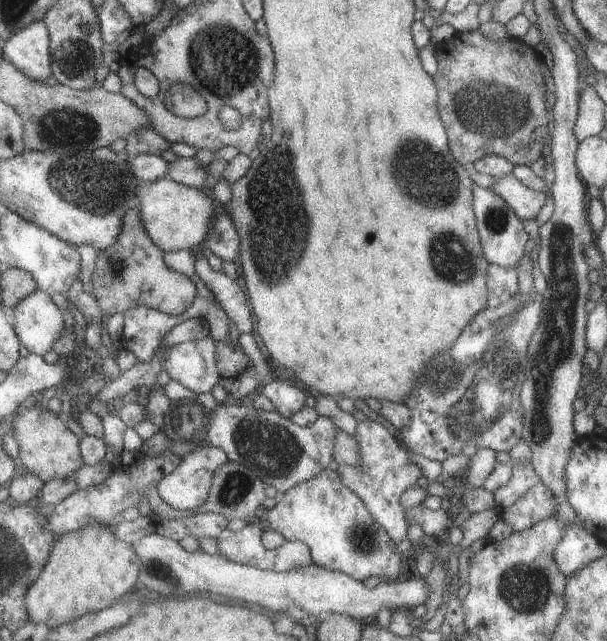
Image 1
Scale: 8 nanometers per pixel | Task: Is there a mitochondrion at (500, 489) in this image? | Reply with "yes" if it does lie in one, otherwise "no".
no

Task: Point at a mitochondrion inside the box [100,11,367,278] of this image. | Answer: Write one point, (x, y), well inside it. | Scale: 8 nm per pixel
(225, 59)

